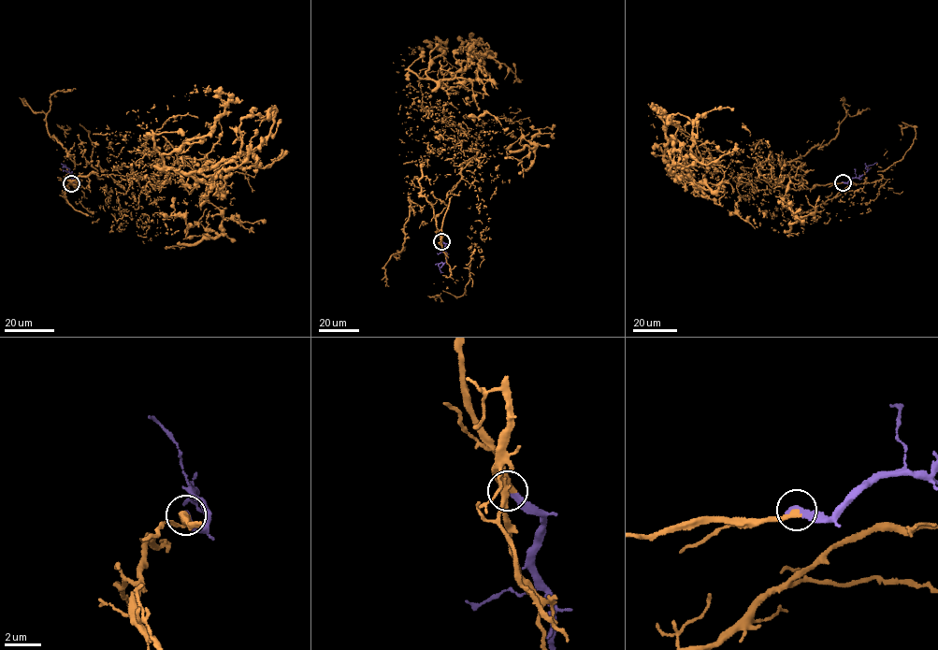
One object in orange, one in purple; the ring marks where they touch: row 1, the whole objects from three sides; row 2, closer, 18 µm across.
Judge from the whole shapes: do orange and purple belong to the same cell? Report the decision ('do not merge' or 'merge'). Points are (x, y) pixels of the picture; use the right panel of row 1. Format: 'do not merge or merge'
merge

